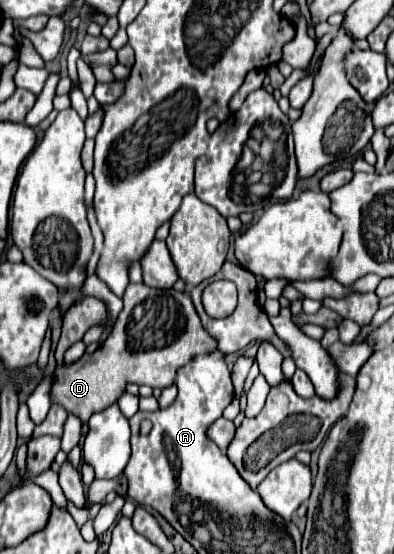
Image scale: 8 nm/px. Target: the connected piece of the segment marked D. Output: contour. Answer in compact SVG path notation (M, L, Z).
M129 283L123 295L123 311L109 339L91 355L83 355L73 365L59 365L55 371L51 401L61 403L69 413L81 417L83 423L95 411L103 411L119 399L127 383L139 383L165 389L173 385L179 367L197 355L217 349L213 339L201 325L199 315L187 293L175 289L151 289L143 283Z

